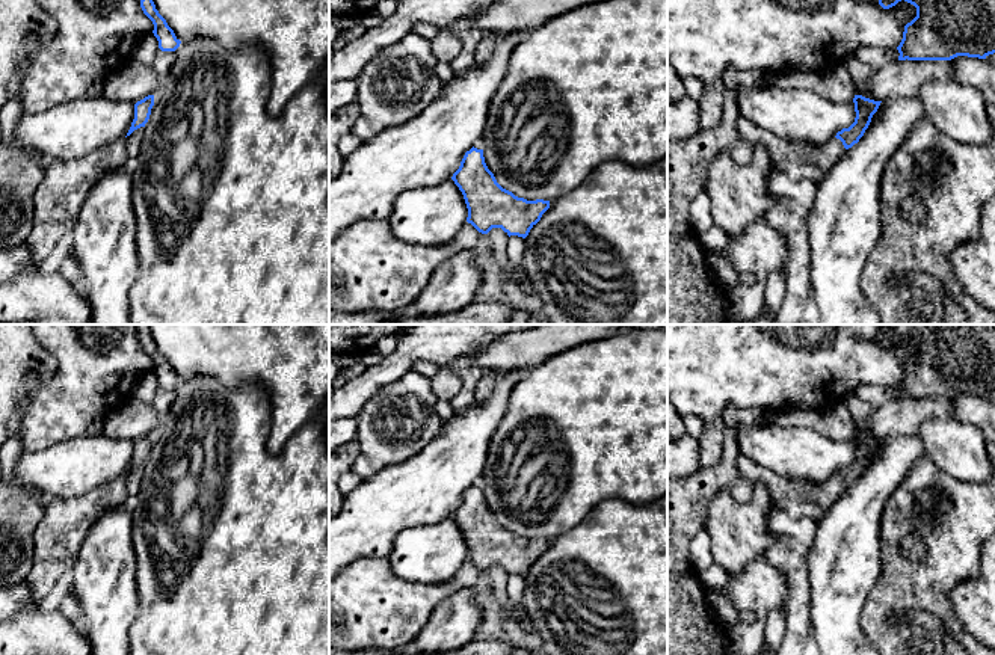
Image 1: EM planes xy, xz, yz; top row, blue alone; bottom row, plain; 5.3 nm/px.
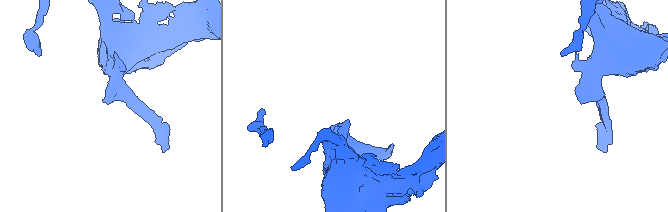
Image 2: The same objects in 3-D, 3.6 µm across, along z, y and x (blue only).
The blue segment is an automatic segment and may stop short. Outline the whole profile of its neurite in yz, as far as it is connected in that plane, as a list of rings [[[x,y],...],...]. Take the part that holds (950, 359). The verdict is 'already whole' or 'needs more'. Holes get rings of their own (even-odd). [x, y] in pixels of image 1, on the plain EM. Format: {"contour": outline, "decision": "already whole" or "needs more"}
{"contour": [[[886,324],[879,343],[889,347],[901,338],[916,346],[916,355],[904,364],[898,398],[986,397],[995,391],[995,324]]], "decision": "already whole"}

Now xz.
{"contour": [[[474,484],[465,490],[451,518],[464,533],[467,560],[482,572],[501,566],[509,575],[525,577],[550,546],[550,539],[527,539],[503,527],[488,507],[483,487]]], "decision": "already whole"}

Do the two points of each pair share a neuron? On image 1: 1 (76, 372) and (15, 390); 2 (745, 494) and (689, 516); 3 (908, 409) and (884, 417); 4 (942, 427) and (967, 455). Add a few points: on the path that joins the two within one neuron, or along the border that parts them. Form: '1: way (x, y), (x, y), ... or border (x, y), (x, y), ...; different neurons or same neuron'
1: border (53, 362), (46, 375), (26, 373), (20, 421); different neurons
2: way (730, 483), (714, 483), (696, 501); same neuron
3: way (902, 415), (890, 417); same neuron
4: way (945, 433), (961, 448); same neuron

